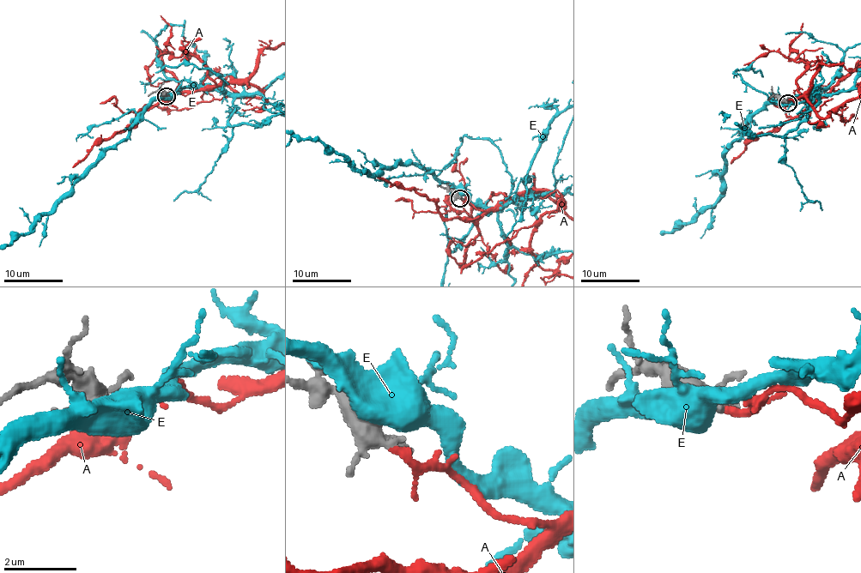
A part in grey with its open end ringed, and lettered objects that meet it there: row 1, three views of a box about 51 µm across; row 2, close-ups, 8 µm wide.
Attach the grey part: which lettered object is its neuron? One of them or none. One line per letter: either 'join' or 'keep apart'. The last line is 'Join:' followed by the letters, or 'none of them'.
A: join
E: keep apart
Join: A

